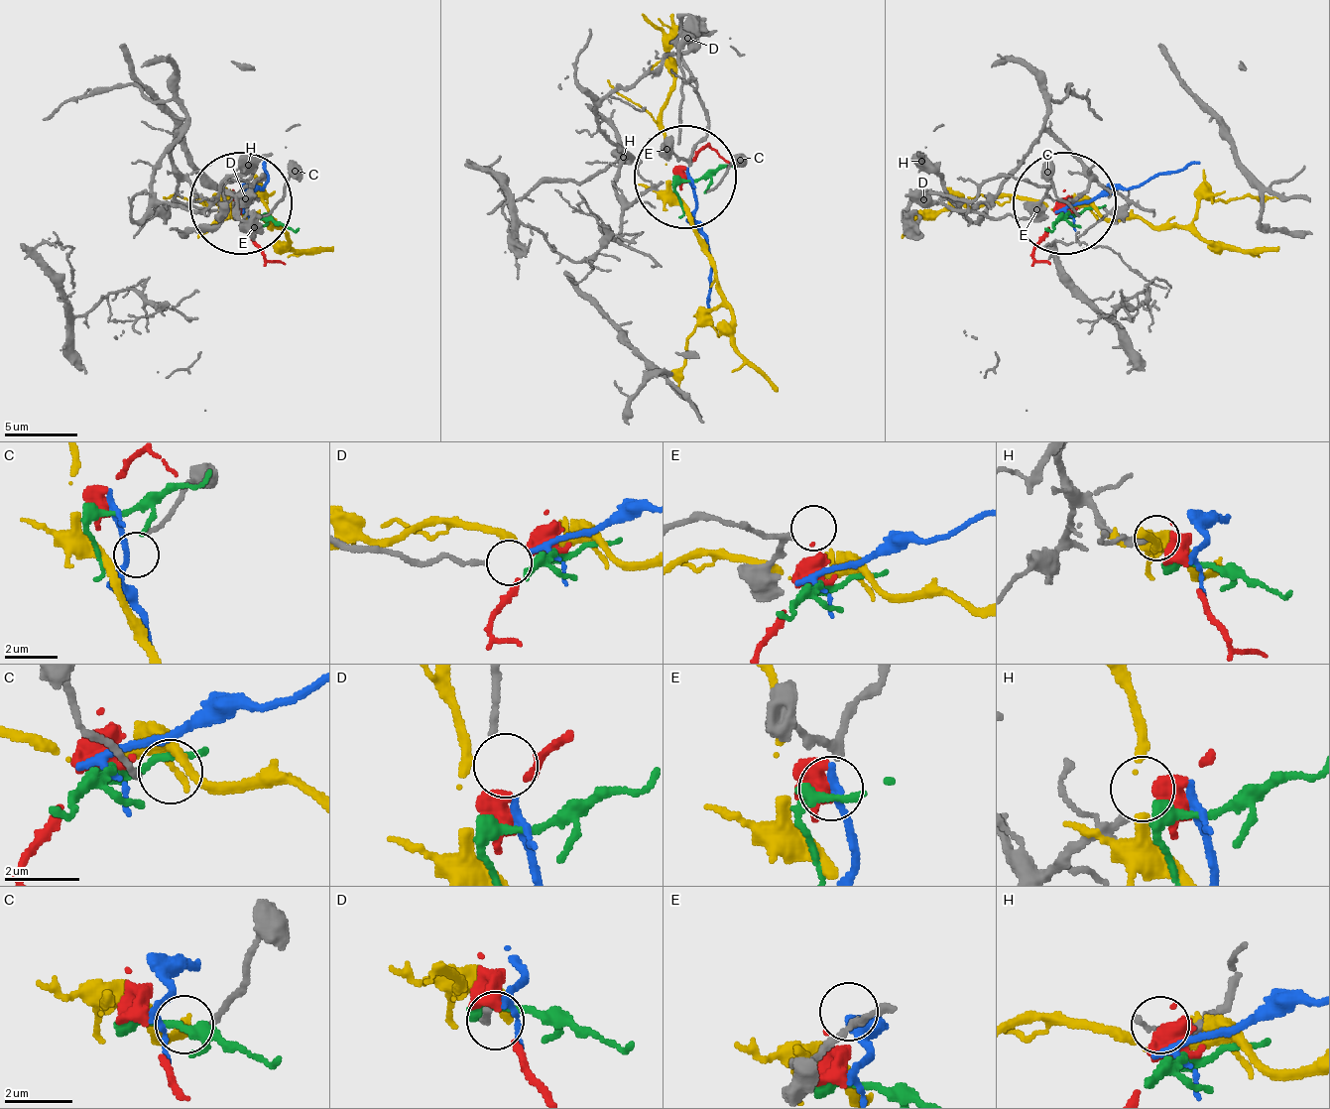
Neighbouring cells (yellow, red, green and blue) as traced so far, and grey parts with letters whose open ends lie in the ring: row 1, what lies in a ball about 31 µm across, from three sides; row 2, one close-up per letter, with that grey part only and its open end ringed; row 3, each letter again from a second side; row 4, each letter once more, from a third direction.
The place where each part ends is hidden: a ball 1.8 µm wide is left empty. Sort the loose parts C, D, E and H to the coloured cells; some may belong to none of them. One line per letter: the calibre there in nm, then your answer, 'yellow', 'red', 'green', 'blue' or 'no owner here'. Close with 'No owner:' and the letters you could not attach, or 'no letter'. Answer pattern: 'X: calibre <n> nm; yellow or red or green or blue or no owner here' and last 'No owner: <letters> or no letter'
C: calibre 170 nm; no owner here
D: calibre 170 nm; blue
E: calibre 200 nm; no owner here
H: calibre 160 nm; red
No owner: C, E

